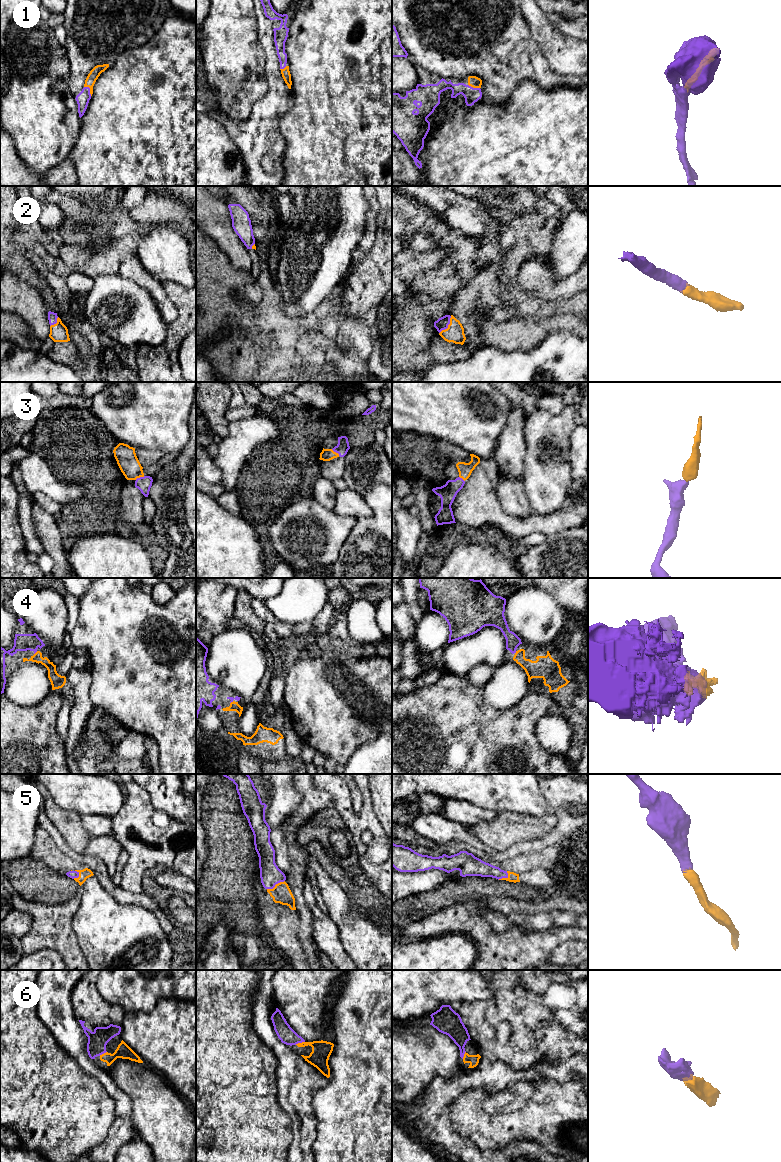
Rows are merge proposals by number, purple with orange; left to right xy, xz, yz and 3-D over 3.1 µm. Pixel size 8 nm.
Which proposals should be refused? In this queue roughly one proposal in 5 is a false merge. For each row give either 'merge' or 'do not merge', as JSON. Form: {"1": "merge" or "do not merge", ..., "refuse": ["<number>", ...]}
{"1": "merge", "2": "merge", "3": "merge", "4": "merge", "5": "merge", "6": "merge", "refuse": []}

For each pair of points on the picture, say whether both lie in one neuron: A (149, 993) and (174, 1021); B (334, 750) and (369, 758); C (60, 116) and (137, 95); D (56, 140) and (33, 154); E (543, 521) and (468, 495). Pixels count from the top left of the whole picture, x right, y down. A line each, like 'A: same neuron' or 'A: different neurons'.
A: different neurons
B: different neurons
C: different neurons
D: same neuron
E: same neuron

